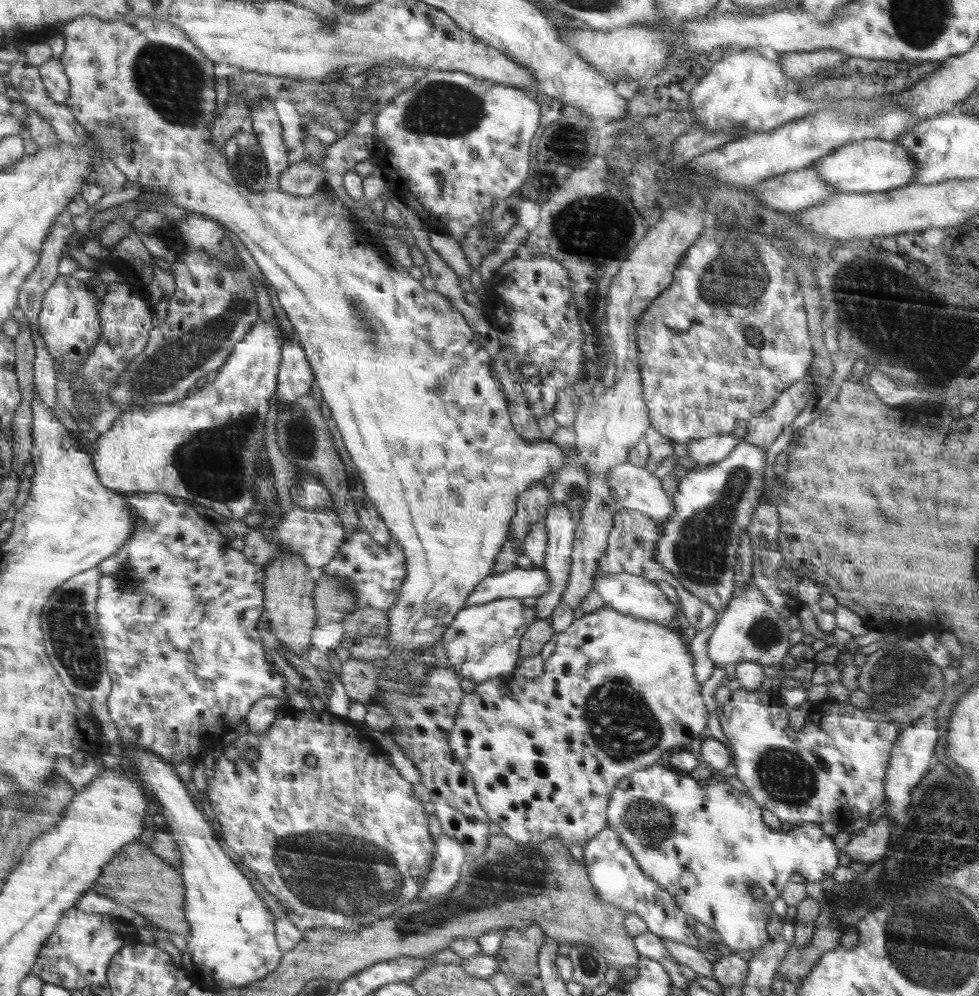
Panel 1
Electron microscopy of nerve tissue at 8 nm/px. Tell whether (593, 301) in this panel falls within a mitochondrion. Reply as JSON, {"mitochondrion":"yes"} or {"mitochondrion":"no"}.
{"mitochondrion":"no"}

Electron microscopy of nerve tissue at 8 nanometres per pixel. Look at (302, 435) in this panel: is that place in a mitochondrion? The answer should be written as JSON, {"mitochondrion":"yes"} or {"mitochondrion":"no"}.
{"mitochondrion":"yes"}

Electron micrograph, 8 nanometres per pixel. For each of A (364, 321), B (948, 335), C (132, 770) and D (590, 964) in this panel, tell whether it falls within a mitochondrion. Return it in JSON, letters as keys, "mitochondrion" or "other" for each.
{"A":"mitochondrion","B":"mitochondrion","C":"other","D":"mitochondrion"}

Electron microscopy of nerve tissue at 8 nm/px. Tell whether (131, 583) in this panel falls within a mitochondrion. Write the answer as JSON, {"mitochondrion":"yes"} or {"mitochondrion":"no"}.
{"mitochondrion":"yes"}

